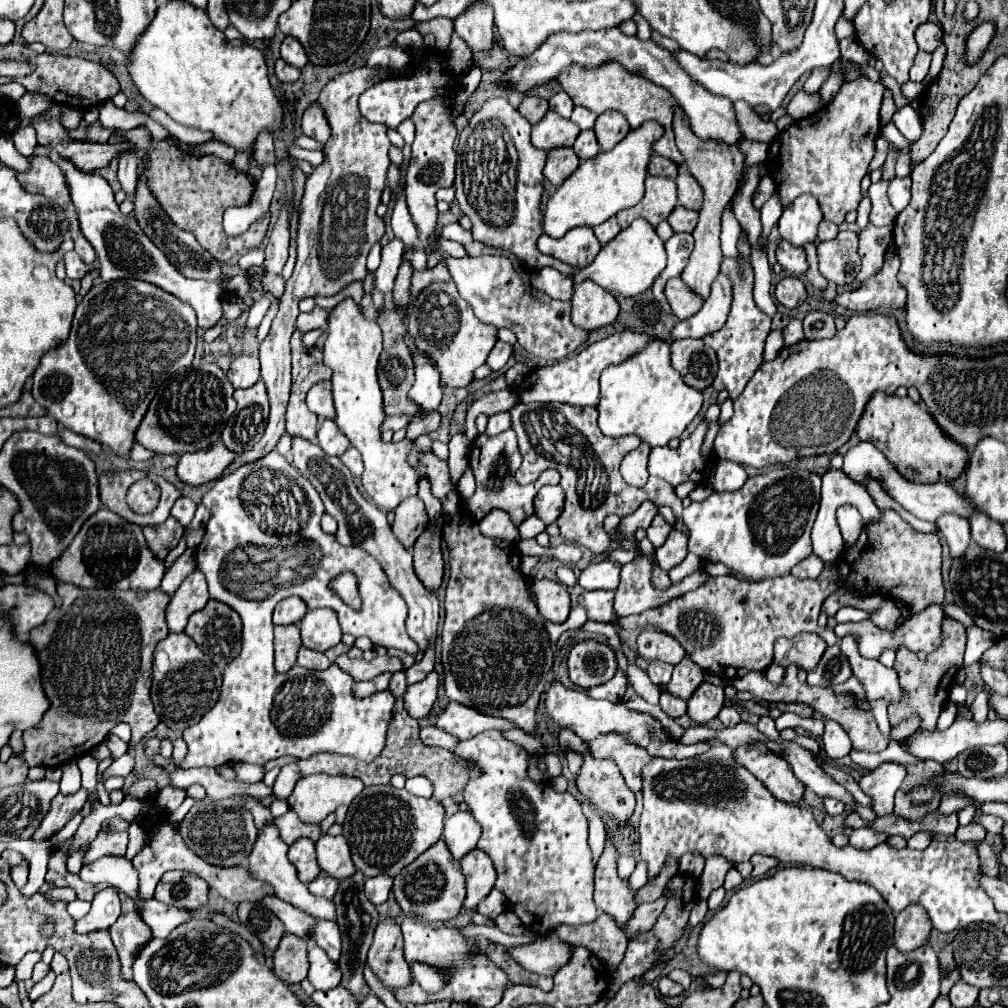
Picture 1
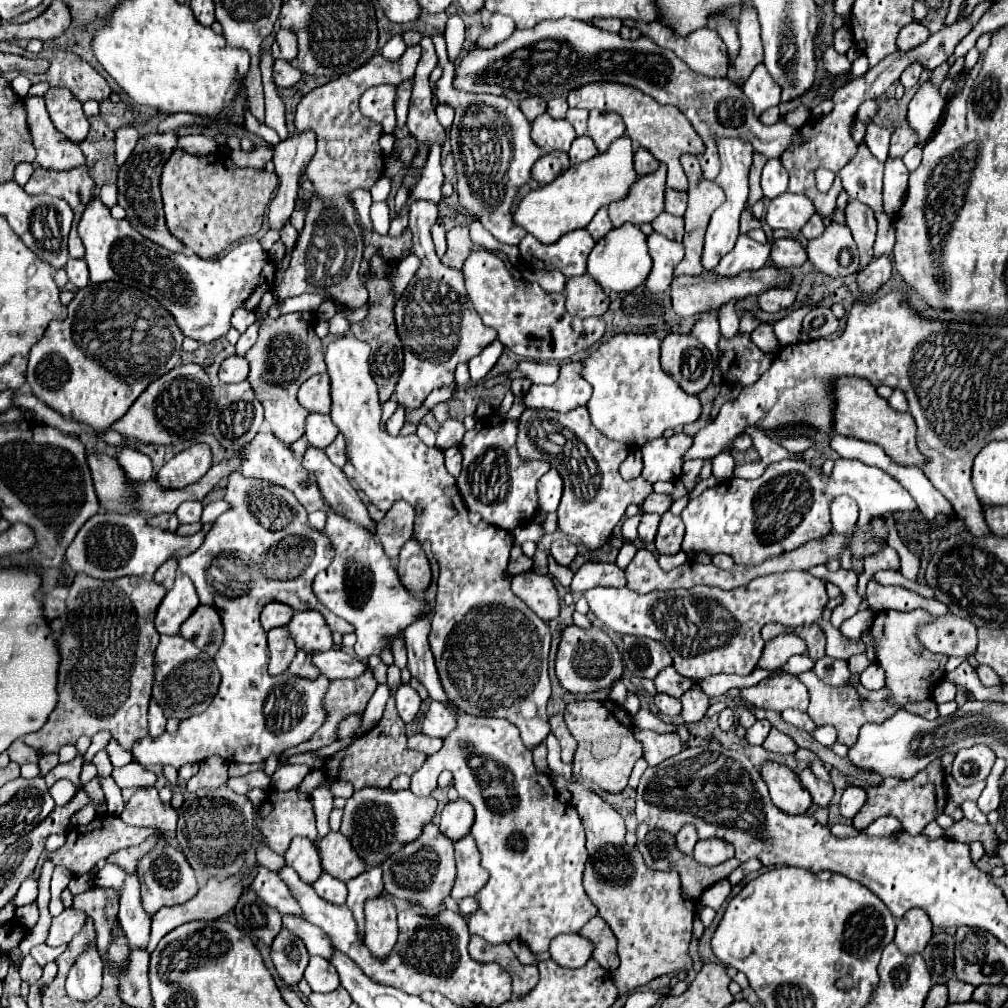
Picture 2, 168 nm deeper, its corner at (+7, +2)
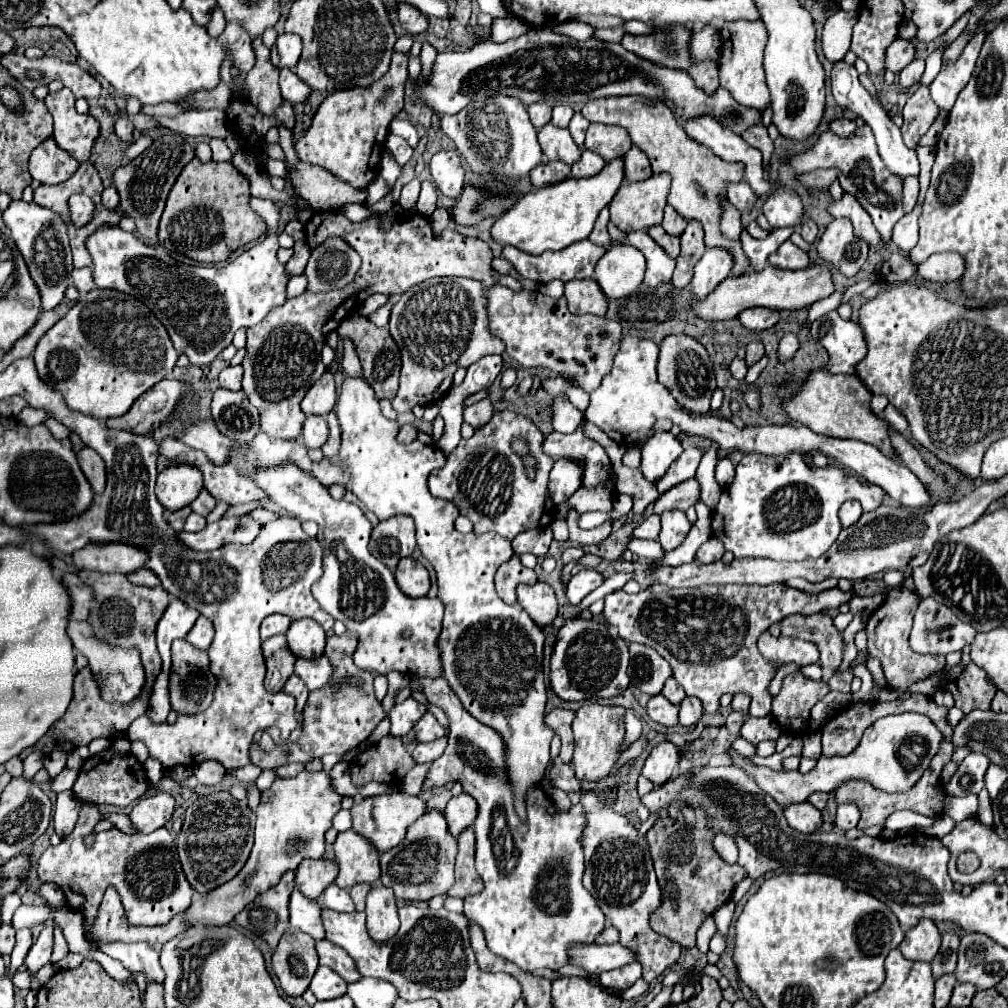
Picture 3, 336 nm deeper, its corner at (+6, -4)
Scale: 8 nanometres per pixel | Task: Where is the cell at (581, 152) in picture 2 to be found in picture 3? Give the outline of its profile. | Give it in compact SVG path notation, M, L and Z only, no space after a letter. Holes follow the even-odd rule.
M584 149L580 161L576 161L576 163L572 165L572 177L576 177L576 179L578 179L578 177L592 177L592 175L596 175L604 165L606 165L606 161L604 161L600 155L596 155L594 151Z

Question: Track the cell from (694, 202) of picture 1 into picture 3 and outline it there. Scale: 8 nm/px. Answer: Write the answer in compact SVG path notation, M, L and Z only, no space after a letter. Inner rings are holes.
M666 205L662 227L664 227L666 233L670 233L670 235L682 235L682 231L686 229L686 219L682 219L682 217L674 211L674 207Z

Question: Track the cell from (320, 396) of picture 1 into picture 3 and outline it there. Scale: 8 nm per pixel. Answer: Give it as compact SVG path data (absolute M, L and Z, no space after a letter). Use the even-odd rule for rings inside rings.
M326 371L302 399L302 411L306 415L328 415L336 405L334 375Z

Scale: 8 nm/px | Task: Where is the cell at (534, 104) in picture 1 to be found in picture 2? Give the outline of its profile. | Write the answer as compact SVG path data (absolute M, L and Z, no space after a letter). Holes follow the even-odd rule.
M529 97L529 99L521 101L521 111L523 111L523 115L525 115L529 121L533 121L533 119L539 117L539 115L543 115L545 109L547 109L547 103L545 103L543 99L539 99L539 97Z

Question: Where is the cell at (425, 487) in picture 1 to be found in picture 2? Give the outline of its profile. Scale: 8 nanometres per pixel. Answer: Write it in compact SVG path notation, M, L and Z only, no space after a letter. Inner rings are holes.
M409 539L401 549L401 583L409 591L425 591L431 583L431 567L421 545Z

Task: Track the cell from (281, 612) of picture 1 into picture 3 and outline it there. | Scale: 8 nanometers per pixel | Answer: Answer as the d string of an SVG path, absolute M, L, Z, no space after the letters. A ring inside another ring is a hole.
M270 615L262 621L262 627L260 627L260 637L262 639L268 639L268 637L274 637L278 633L286 633L288 627L290 627L292 619L286 617L286 615Z

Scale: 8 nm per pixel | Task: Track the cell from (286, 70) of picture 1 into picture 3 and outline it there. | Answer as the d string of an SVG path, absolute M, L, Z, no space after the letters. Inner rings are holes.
M280 69L280 91L290 103L302 103L310 95L310 87L302 83L302 79L298 79L292 69Z

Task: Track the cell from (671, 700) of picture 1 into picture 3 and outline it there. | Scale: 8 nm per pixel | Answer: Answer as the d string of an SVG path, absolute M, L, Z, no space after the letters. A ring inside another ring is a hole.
M656 695L648 701L648 715L652 721L656 721L664 727L678 725L678 705L672 705L662 695Z

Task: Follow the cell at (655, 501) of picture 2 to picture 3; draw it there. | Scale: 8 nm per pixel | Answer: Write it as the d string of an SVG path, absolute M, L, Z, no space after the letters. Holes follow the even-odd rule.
M688 479L684 483L678 483L676 487L668 489L666 493L662 493L658 497L658 501L654 503L654 513L662 515L664 511L686 511L688 507L692 507L700 497L700 487L696 479Z

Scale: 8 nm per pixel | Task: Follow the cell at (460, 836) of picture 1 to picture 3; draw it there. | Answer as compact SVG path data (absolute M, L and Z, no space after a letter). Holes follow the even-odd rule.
M462 793L458 797L452 797L444 809L444 817L448 821L448 831L456 837L468 827L474 825L476 821L476 801L468 795Z

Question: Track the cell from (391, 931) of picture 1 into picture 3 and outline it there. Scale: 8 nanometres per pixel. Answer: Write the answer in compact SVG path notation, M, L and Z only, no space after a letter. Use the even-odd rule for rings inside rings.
M380 883L372 887L366 899L366 927L376 943L390 941L398 933L398 909L394 893Z

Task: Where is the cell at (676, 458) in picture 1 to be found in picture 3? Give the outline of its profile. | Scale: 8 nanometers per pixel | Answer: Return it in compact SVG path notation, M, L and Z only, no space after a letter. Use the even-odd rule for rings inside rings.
M656 433L642 447L642 475L650 483L656 483L658 479L662 479L668 467L680 457L682 451L682 443L672 433Z

